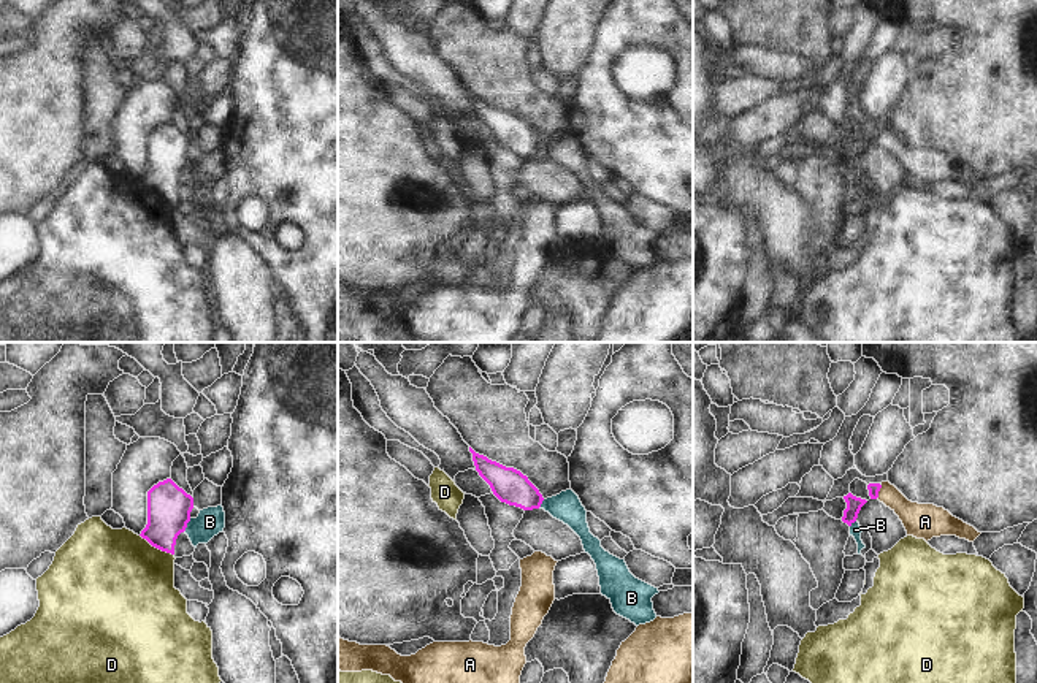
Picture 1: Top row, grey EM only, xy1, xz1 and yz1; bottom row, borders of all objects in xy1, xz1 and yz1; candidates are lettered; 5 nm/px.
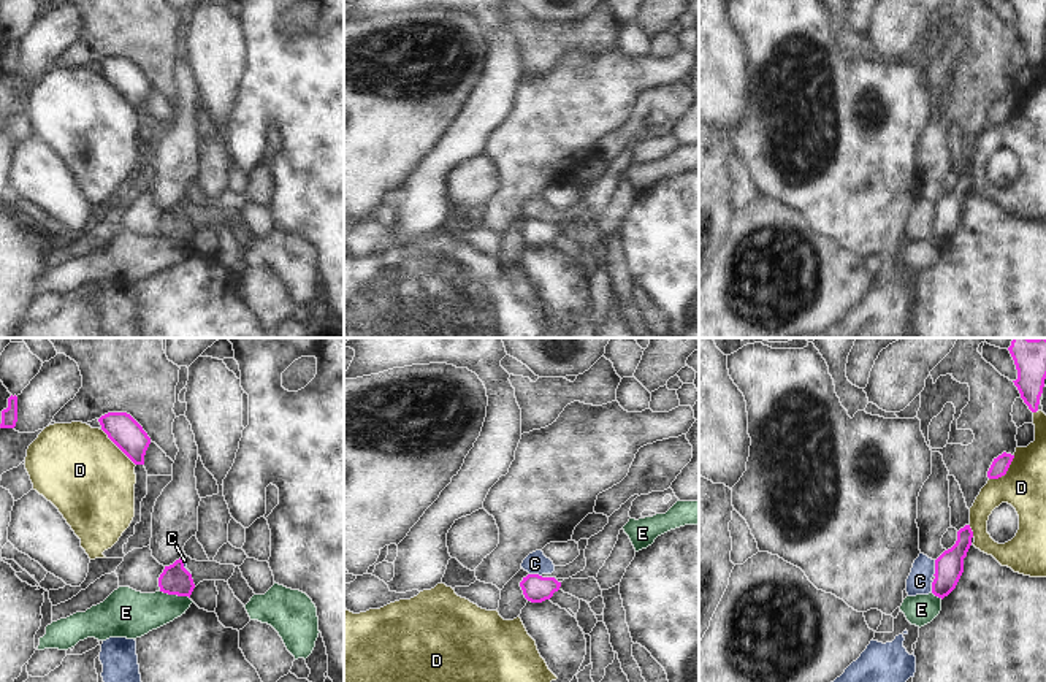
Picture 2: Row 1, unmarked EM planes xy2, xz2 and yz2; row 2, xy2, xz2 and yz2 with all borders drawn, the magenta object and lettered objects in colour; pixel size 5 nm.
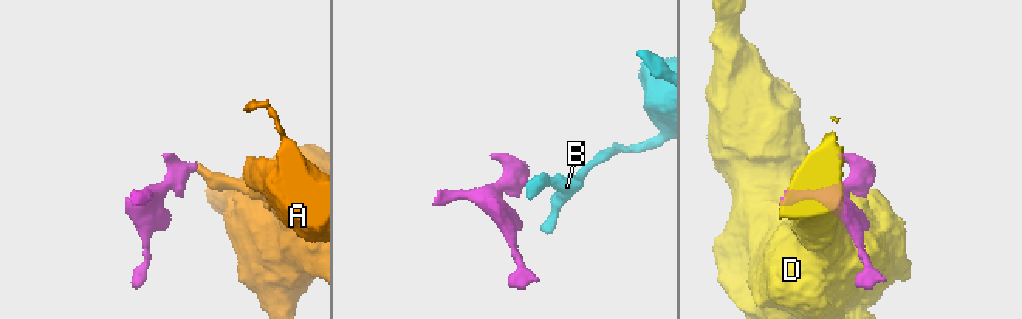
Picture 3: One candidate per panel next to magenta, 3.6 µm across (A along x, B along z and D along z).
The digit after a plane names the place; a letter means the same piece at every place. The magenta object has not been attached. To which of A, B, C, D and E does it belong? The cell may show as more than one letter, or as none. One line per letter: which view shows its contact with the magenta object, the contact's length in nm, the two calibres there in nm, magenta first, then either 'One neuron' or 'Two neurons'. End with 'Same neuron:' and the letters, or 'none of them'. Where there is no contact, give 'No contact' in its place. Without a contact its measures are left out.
A: Touches magenta in yz1. Shared border 80 nm. Thickness 60 nm (magenta) against 160 nm. One neuron
B: Touches magenta in xy1. Shared border 80 nm. Thickness 220 nm (magenta) against 140 nm. Two neurons
C: Touches magenta in yz2. Shared border 80 nm. Thickness 140 nm (magenta) against 130 nm. Two neurons
D: Touches magenta in xy2. Shared border 260 nm. Thickness 160 nm (magenta) against 440 nm. Two neurons
E: Touches magenta in xy2. Shared border 160 nm. Thickness 150 nm (magenta) against 240 nm. Two neurons
Same neuron: A.

